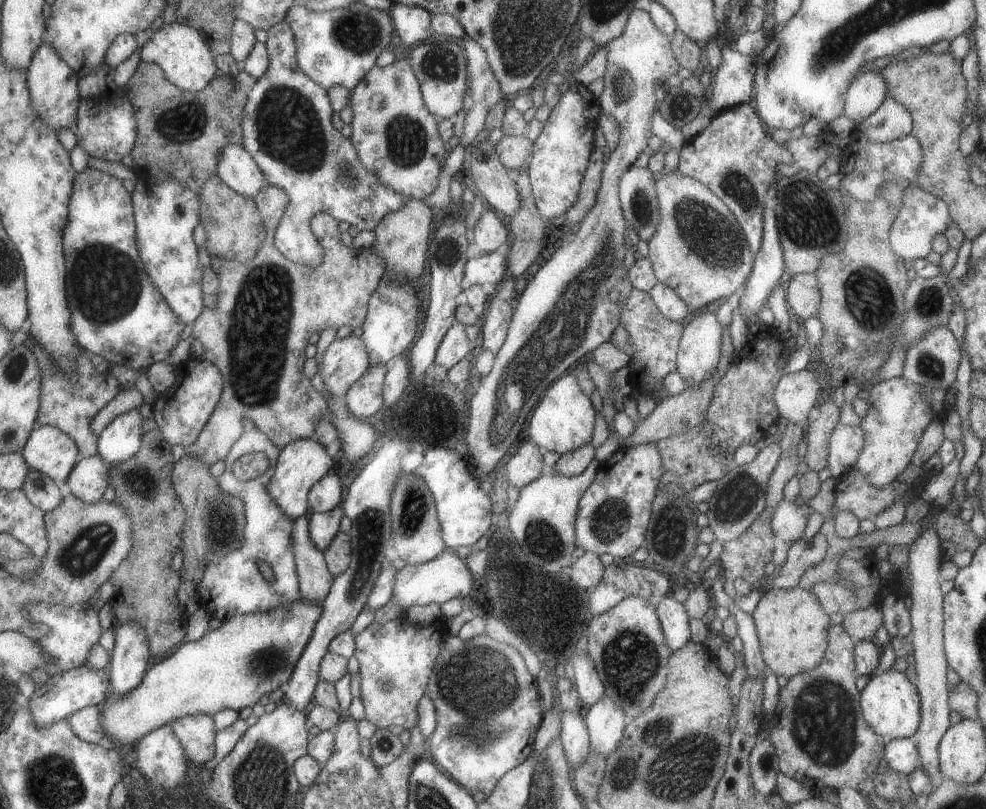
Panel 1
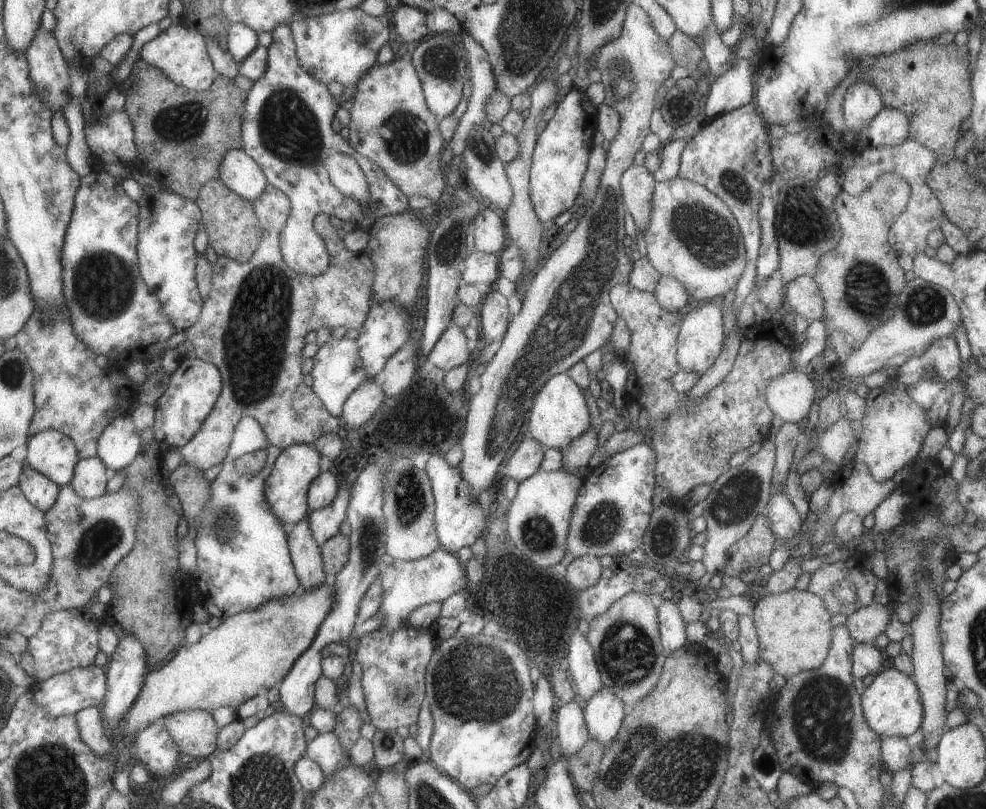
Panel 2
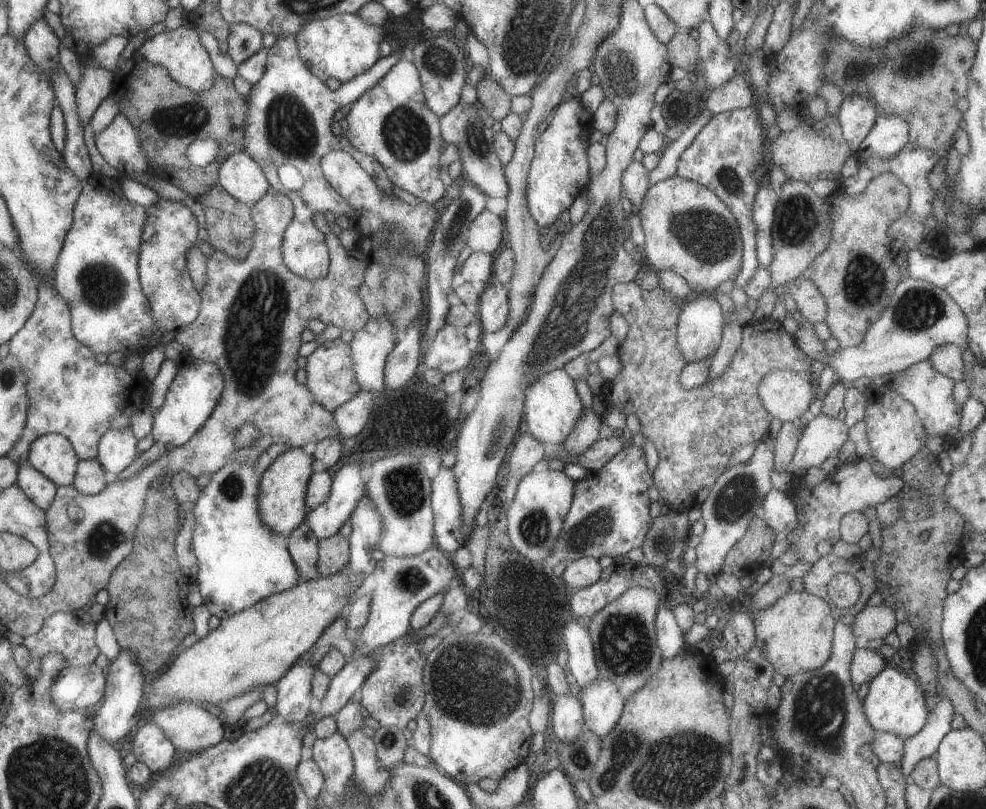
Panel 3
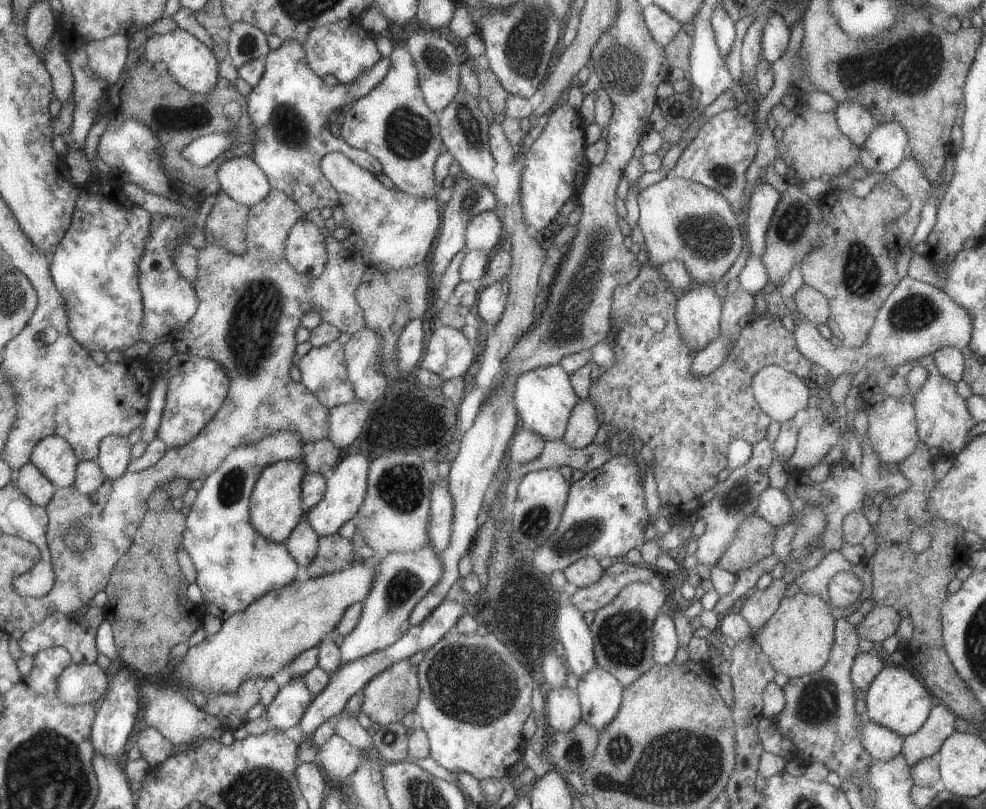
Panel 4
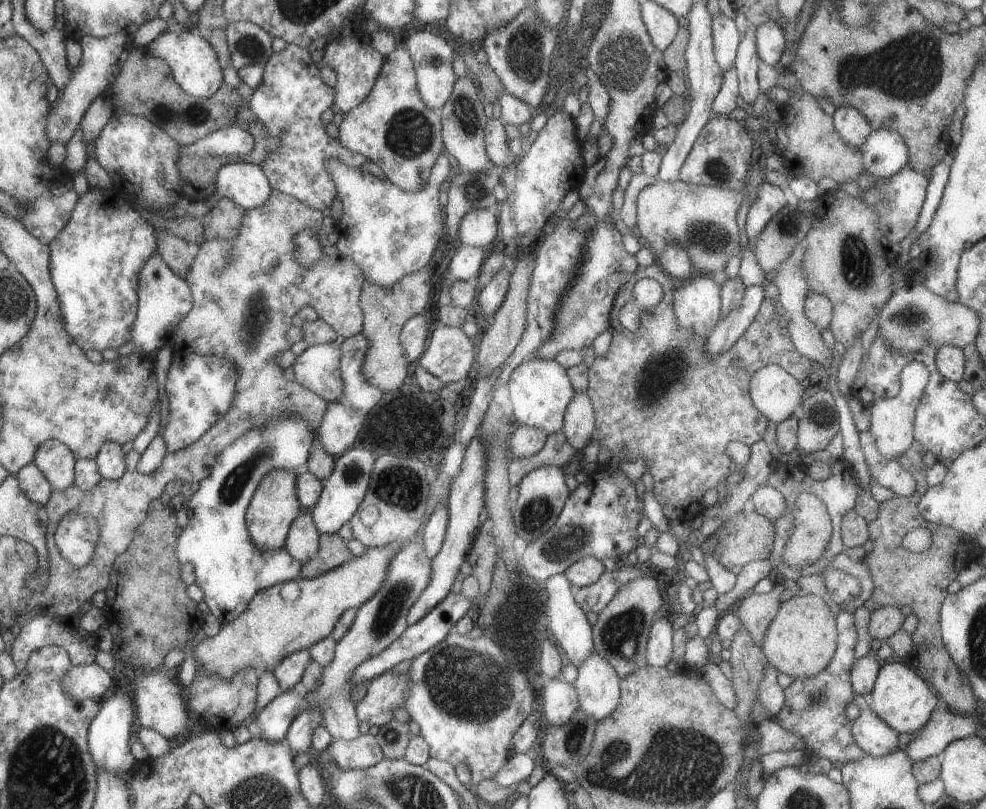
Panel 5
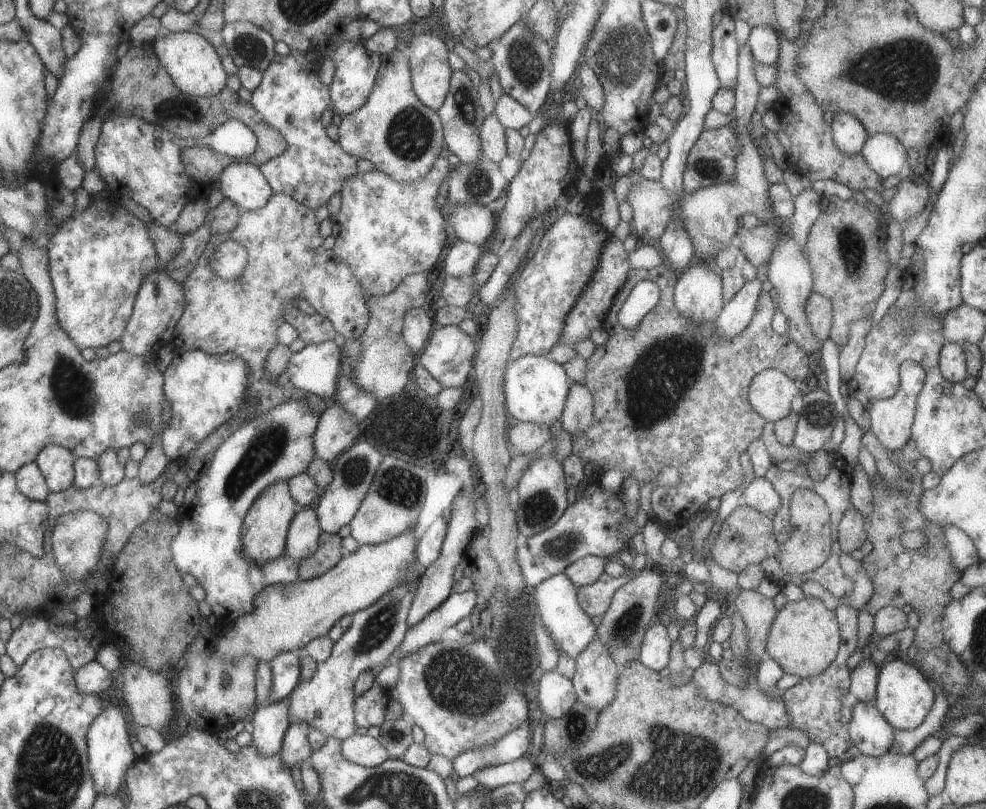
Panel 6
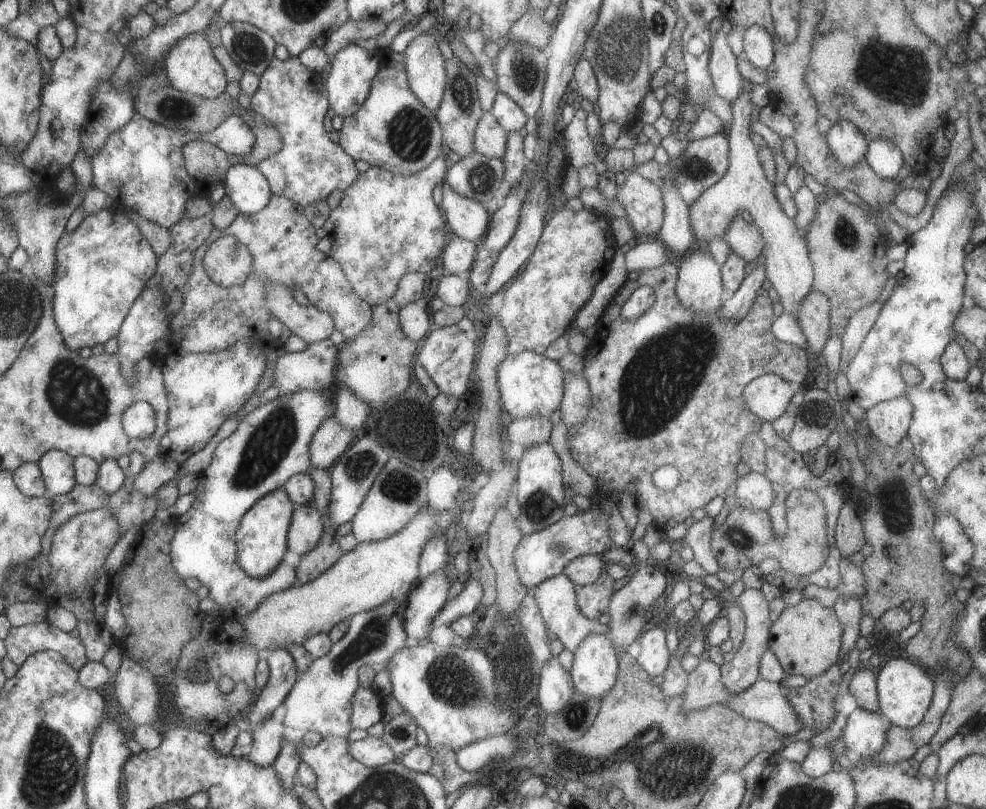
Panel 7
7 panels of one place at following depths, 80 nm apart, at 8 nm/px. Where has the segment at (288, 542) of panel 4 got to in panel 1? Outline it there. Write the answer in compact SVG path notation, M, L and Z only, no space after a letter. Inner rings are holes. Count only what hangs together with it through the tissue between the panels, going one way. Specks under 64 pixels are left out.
M311 508L293 521L292 539L294 561L300 588L300 598L319 605L329 592L334 577L327 568L324 554L312 546L308 537L308 518Z

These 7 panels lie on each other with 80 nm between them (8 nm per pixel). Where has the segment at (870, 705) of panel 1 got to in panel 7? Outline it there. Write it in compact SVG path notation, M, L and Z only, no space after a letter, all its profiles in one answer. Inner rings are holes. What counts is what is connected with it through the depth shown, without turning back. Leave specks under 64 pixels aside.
M891 658L876 676L878 712L887 716L890 725L908 729L919 724L932 701L934 682L929 673L909 659Z

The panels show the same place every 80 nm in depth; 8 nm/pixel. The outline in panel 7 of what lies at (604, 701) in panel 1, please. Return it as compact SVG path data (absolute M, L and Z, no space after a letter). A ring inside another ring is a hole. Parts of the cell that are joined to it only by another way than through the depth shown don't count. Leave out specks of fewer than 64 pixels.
M588 634L572 652L573 662L569 671L574 690L587 698L603 698L615 684L618 674L618 659L610 640L603 634Z

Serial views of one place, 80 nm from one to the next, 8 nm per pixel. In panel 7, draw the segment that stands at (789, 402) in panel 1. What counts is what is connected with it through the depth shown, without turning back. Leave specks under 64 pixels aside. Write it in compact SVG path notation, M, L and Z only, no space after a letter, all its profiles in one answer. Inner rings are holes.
M773 373L760 374L751 379L742 395L747 408L762 421L776 421L785 412L793 390L784 378Z

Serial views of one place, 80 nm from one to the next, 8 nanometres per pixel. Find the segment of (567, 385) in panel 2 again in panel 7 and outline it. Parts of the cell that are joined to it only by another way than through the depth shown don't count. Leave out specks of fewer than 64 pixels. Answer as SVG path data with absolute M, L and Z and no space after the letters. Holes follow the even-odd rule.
M523 351L516 355L507 355L497 371L498 391L501 407L506 418L545 417L560 407L563 394L564 370L557 361L545 358L533 351Z

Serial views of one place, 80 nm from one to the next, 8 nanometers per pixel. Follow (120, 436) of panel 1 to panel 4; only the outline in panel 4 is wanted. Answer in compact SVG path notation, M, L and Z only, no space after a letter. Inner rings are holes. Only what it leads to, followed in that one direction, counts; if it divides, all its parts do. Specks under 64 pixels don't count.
M111 435L103 439L97 461L107 478L114 479L126 472L127 464L132 460L129 449L127 437Z

